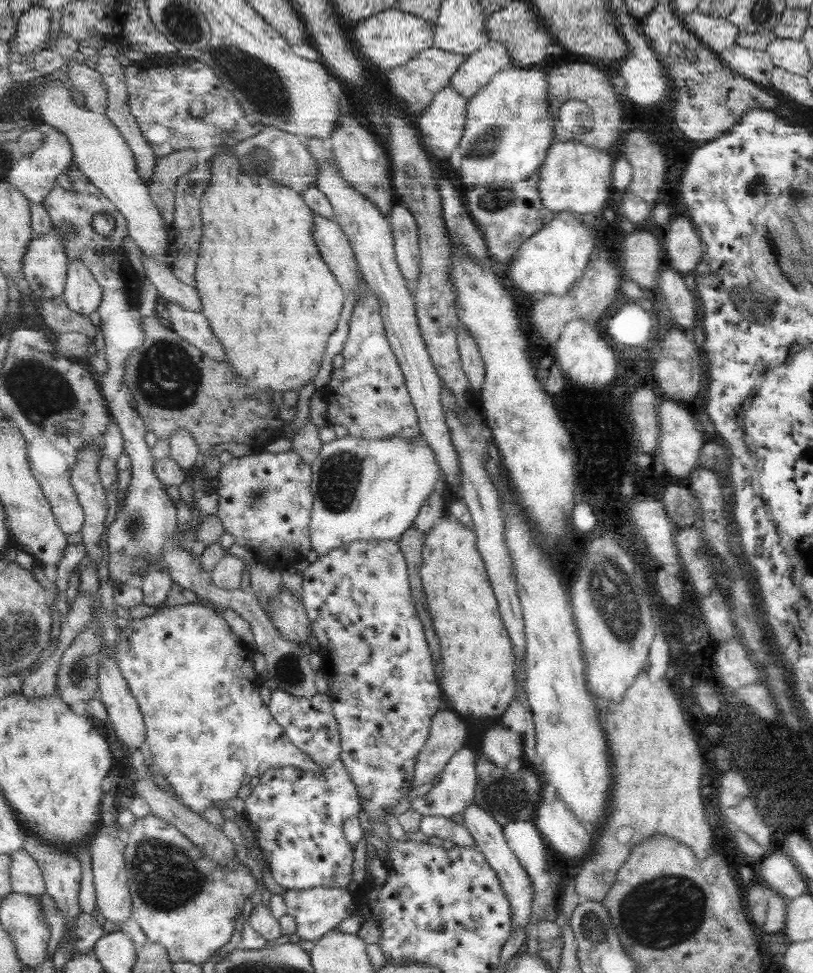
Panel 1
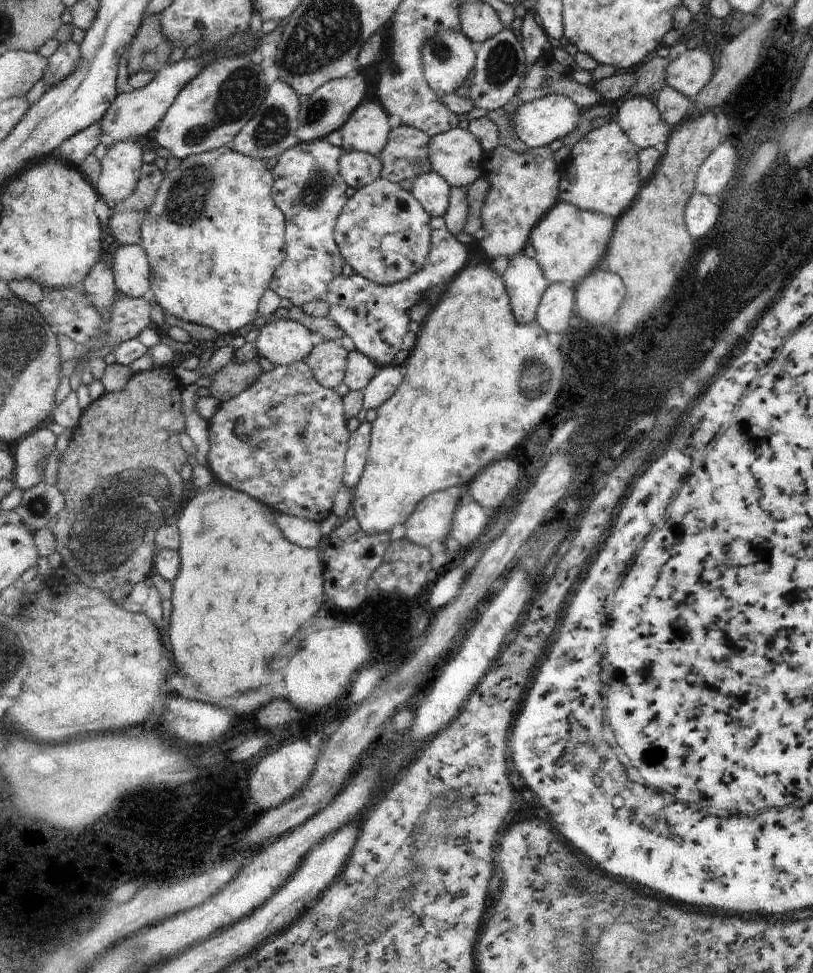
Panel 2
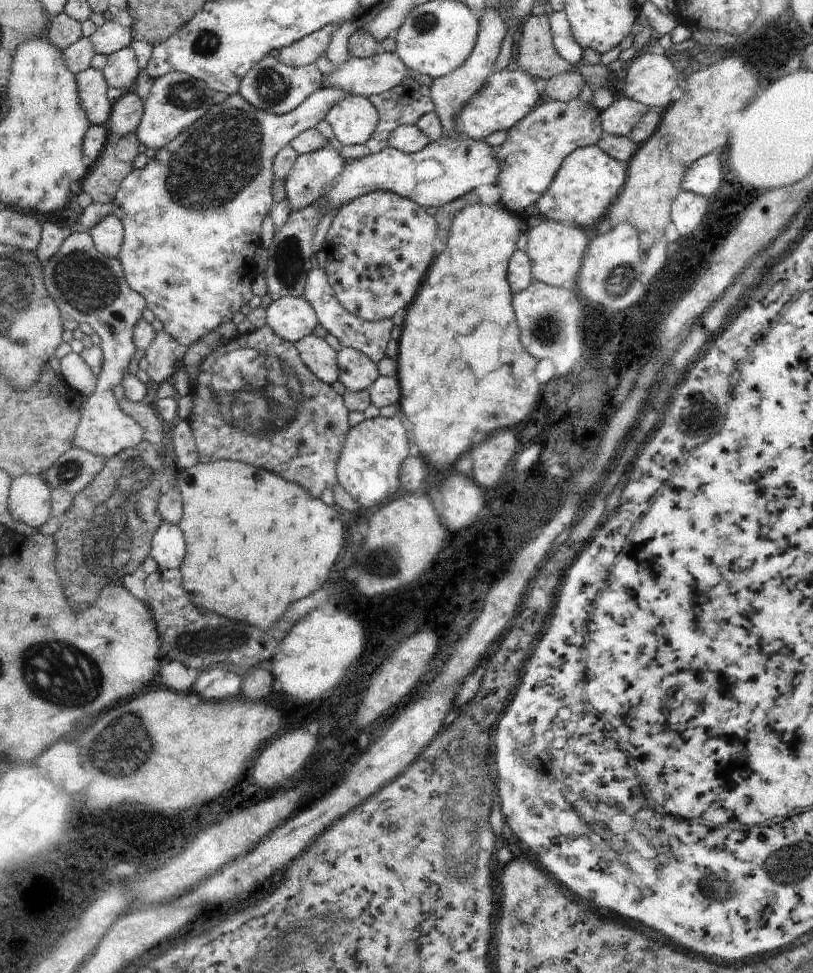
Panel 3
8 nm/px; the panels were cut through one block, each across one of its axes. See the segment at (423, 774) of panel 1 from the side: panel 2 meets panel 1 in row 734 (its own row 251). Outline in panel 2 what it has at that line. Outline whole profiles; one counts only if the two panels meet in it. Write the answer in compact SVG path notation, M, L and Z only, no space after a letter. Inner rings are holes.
M432 217L430 225L433 234L430 253L423 268L413 277L392 285L380 285L354 272L350 276L338 276L330 284L330 292L326 296L326 301L330 306L328 317L334 320L345 331L345 334L354 340L356 350L374 360L379 368L393 365L395 356L401 352L404 339L406 334L410 332L410 324L412 323L411 318L409 318L409 310L415 304L425 302L425 296L431 288L435 288L439 284L449 284L467 266L467 260L471 257L471 249L467 250L467 246L455 238L455 235L448 229L444 218Z

